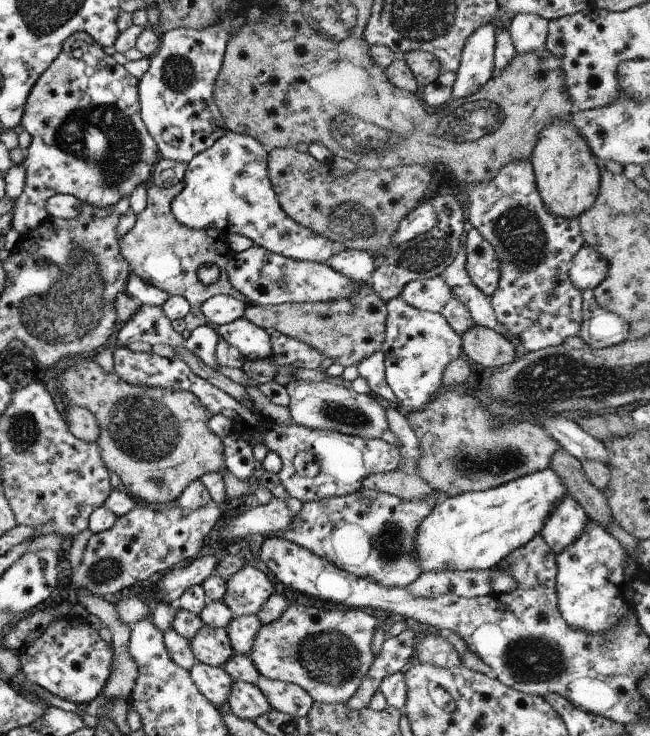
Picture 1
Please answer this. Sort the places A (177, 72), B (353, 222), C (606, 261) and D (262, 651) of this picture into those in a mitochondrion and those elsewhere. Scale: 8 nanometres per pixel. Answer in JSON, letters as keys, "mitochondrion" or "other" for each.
{"A":"mitochondrion","B":"mitochondrion","C":"other","D":"other"}

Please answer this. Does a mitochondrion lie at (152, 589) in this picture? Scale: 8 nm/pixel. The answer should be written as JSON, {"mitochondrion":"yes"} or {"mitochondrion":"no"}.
{"mitochondrion":"no"}

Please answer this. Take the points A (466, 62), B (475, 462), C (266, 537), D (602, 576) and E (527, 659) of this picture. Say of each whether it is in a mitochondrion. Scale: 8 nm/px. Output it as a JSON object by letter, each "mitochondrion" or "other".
{"A":"other","B":"mitochondrion","C":"other","D":"other","E":"mitochondrion"}

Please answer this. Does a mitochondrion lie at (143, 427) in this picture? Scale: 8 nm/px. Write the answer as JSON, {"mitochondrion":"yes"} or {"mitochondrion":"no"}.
{"mitochondrion":"yes"}

